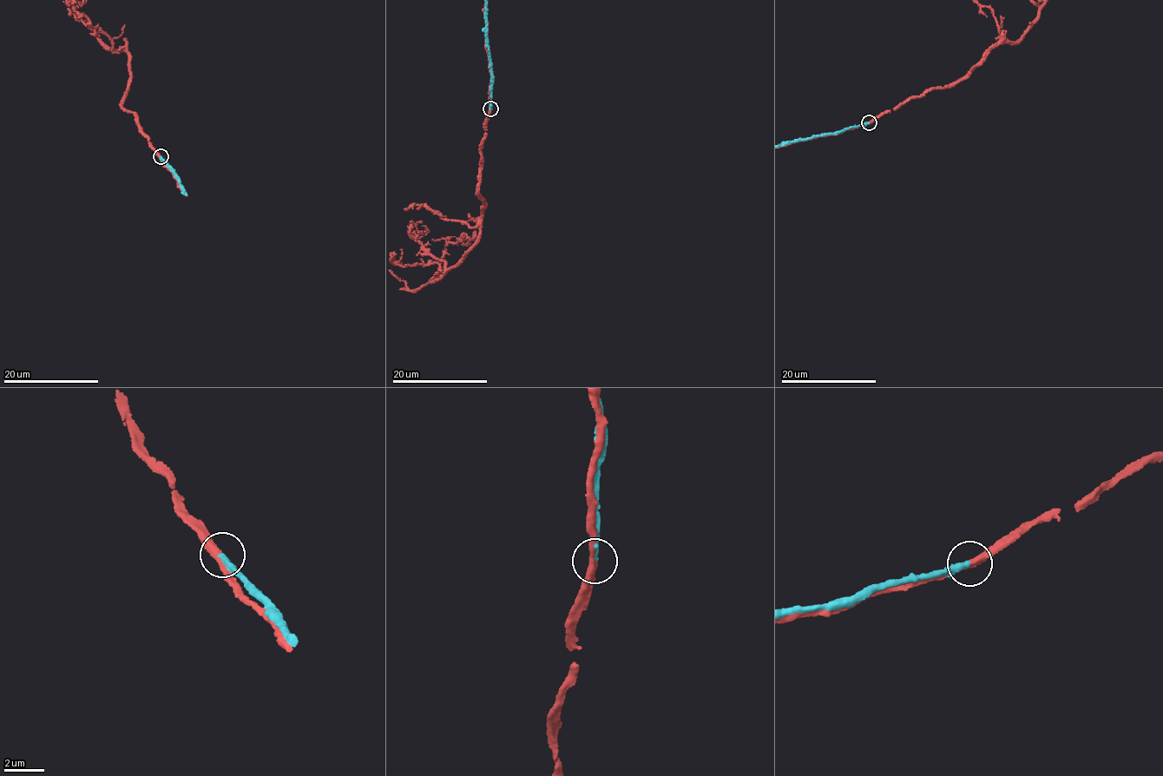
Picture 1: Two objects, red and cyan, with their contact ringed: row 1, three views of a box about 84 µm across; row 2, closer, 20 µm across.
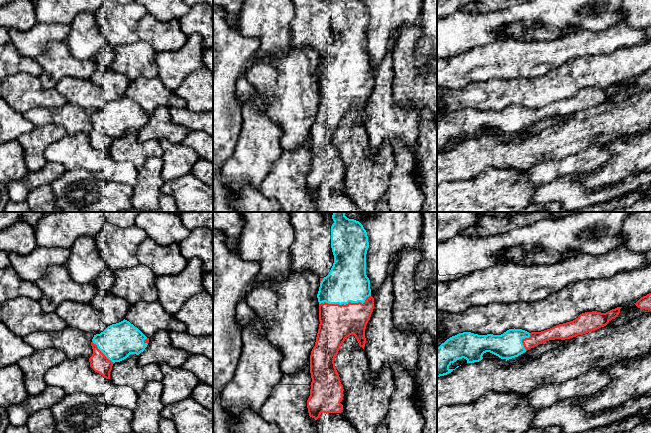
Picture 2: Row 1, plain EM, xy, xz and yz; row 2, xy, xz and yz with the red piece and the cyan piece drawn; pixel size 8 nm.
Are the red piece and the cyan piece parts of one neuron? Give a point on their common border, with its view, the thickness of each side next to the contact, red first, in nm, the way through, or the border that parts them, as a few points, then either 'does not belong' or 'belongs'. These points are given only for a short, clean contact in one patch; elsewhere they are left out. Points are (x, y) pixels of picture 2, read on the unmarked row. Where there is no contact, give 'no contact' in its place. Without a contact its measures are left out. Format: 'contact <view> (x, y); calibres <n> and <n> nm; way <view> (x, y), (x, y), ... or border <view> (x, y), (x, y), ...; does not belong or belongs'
contact xz (346, 80); calibres 280 and 320 nm; does not belong

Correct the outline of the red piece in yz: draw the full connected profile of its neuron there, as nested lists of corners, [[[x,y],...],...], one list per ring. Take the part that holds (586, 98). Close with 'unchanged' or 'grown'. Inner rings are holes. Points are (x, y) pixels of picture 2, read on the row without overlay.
[[[617,83],[606,89],[597,87],[582,89],[573,97],[556,101],[541,108],[531,108],[529,114],[522,115],[522,119],[527,127],[549,116],[565,116],[592,108],[606,102],[612,95],[615,95],[621,84]]] | unchanged

